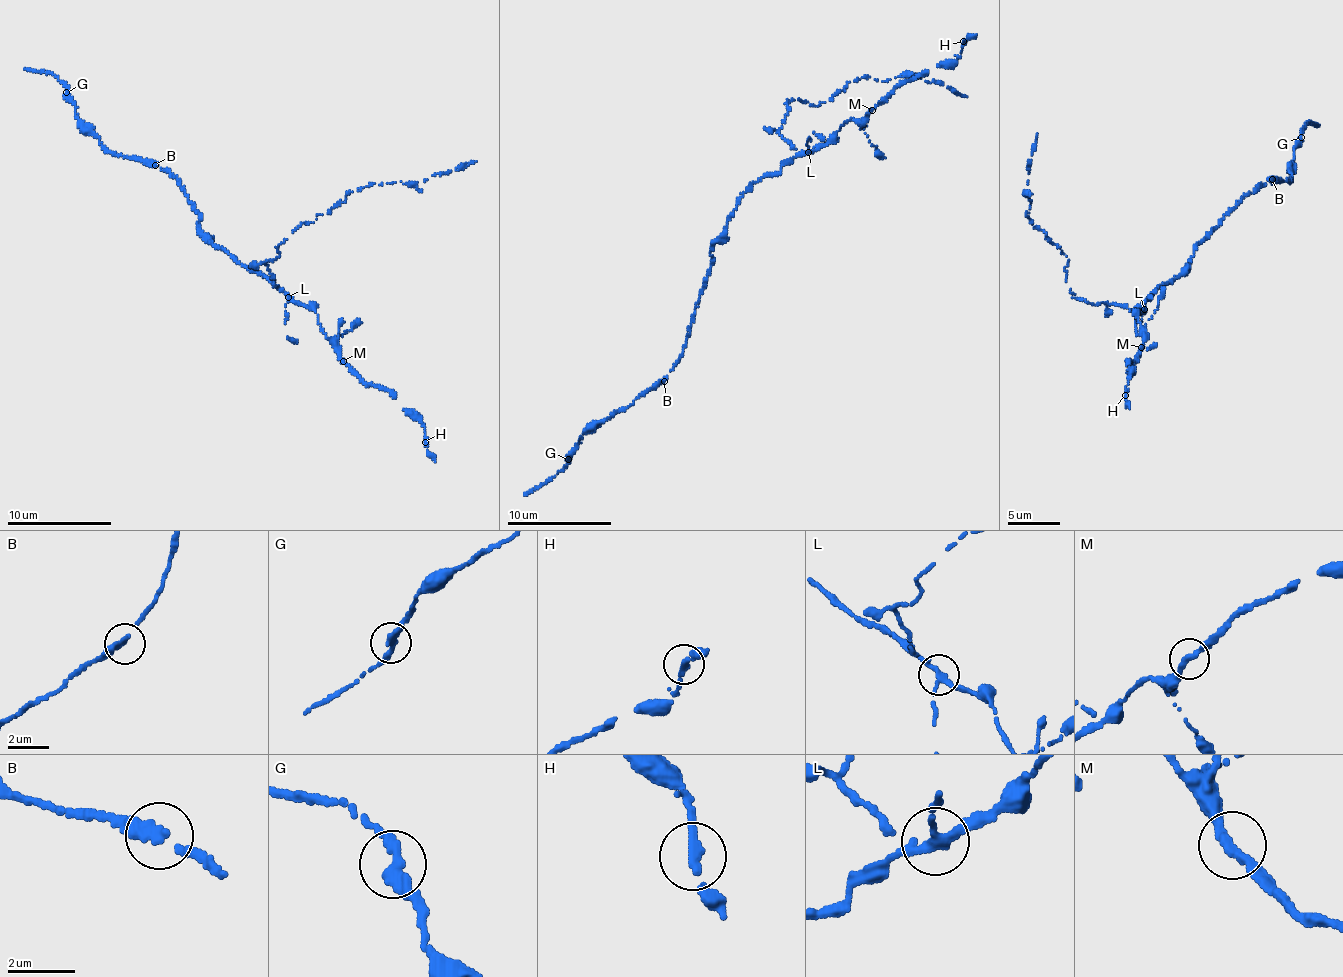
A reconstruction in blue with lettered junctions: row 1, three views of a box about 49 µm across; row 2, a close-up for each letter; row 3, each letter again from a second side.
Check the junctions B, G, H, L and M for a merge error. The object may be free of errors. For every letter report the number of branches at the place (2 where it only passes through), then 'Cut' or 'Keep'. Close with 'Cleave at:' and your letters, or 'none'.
B: Branches: 2. Keep
G: Branches: 2. Keep
H: Branches: 2. Keep
L: Branches: 2. Cut
M: Branches: 2. Keep
Cleave at: L

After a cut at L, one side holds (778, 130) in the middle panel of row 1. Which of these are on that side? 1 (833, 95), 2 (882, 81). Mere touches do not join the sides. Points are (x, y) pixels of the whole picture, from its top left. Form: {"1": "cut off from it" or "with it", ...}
{"1": "with it", "2": "with it"}

